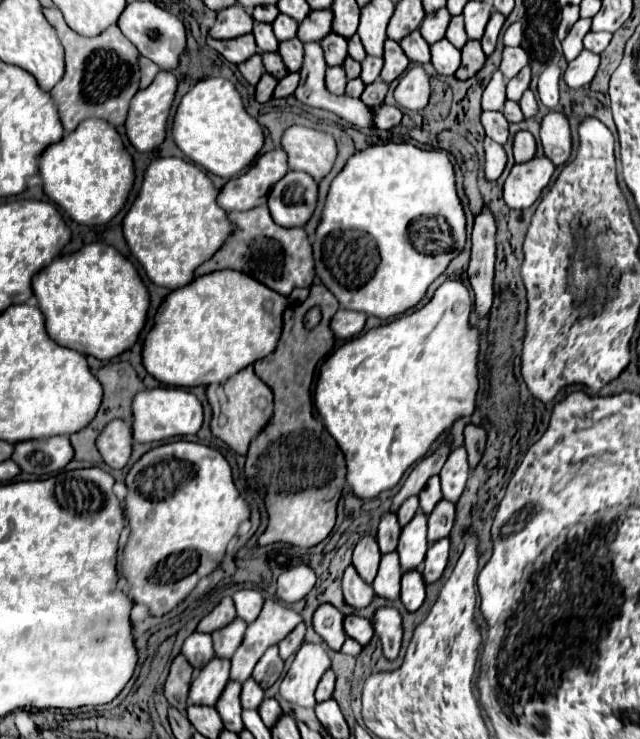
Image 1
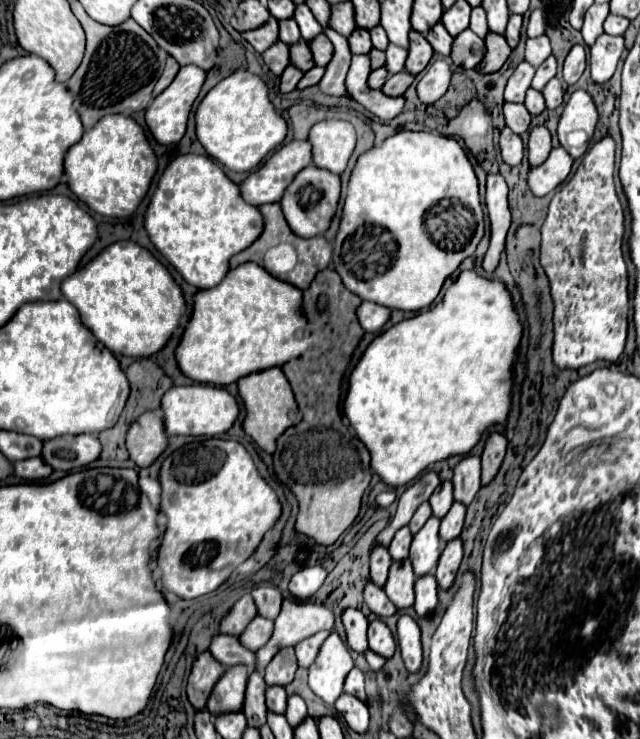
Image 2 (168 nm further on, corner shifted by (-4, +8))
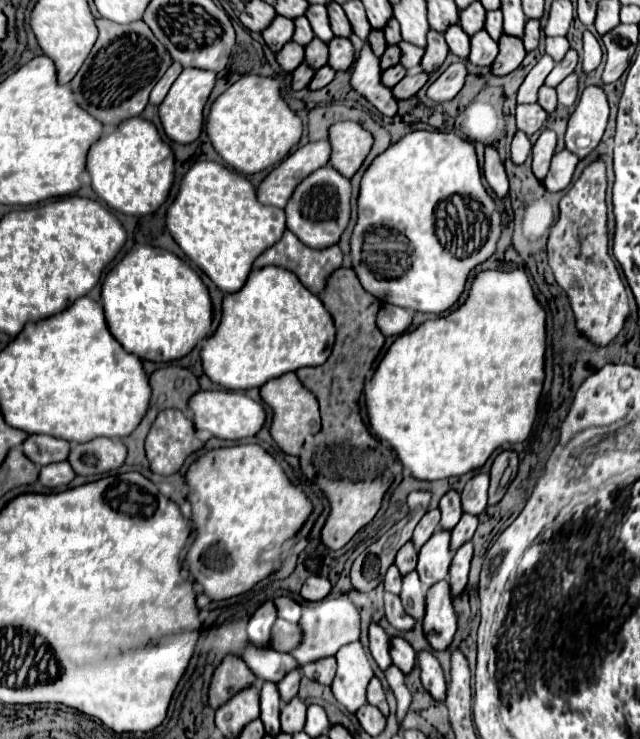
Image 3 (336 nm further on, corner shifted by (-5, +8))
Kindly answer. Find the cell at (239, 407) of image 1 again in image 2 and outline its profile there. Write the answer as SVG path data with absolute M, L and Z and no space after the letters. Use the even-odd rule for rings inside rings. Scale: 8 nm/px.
M269 368L269 370L263 370L263 372L255 372L251 376L245 376L237 384L239 384L239 394L241 394L245 408L247 408L247 418L243 420L245 432L249 436L253 436L253 440L265 452L273 454L275 446L277 446L277 436L281 436L293 424L301 422L301 412L297 408L289 380L285 378L281 368Z

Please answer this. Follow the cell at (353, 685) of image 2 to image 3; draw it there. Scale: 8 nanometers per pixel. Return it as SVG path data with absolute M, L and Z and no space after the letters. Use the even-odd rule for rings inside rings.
M372 678L368 682L368 688L366 688L366 700L376 706L384 716L388 716L388 704L386 704L386 698L384 698L384 690L382 690L382 684L378 678Z

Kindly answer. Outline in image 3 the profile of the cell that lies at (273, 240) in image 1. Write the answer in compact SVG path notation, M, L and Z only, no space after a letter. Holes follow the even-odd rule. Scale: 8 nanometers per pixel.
M286 228L284 234L282 234L282 238L278 240L278 244L270 246L268 250L264 250L264 252L254 260L252 268L264 268L264 266L270 266L270 264L294 272L294 274L300 278L300 282L302 282L312 294L318 296L318 294L322 294L322 290L324 290L324 280L326 280L326 276L332 274L332 272L342 264L342 252L340 252L340 248L338 248L336 244L334 244L334 246L328 246L328 248L322 248L322 250L312 250L312 248L304 246L304 244Z

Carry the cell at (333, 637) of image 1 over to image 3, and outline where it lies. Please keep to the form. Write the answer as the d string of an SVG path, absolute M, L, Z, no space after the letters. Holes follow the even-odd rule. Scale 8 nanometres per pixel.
M370 622L368 624L368 648L370 648L370 654L372 658L376 660L376 664L386 670L392 660L388 656L388 648L390 648L390 636L376 624L376 622Z

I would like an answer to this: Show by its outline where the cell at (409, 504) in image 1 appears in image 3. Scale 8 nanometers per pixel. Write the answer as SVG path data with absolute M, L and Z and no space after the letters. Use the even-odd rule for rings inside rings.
M428 510L422 520L418 522L418 526L414 528L414 536L412 536L412 542L416 548L420 548L428 536L432 536L436 530L438 530L438 522L440 522L440 510Z

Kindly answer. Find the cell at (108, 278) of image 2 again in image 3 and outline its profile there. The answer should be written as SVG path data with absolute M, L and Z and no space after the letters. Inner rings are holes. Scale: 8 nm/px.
M134 244L102 280L100 304L110 334L120 346L150 362L186 356L212 320L212 306L200 276L178 256L148 244Z

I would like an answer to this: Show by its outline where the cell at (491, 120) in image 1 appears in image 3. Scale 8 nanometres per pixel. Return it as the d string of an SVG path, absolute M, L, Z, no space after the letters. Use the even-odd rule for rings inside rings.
M518 104L516 106L516 128L524 134L532 136L546 120L546 112L540 108L540 104Z

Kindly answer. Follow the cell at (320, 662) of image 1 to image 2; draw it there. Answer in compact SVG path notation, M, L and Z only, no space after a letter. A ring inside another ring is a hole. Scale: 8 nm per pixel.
M333 632L319 650L315 664L309 668L309 688L325 700L327 706L333 706L335 700L345 692L343 684L347 674L355 668L349 646Z

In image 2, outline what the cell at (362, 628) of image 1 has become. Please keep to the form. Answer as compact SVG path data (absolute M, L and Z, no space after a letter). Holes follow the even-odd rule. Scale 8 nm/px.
M373 620L369 624L369 648L383 656L383 658L391 658L395 654L395 638L391 636L391 630L385 626L385 622L381 620Z

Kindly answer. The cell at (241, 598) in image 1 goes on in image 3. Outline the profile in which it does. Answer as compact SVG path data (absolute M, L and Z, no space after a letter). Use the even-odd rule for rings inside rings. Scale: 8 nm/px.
M280 596L280 598L274 598L274 604L276 604L280 618L284 618L288 622L298 622L298 616L300 616L300 604L298 602L294 602L288 596Z

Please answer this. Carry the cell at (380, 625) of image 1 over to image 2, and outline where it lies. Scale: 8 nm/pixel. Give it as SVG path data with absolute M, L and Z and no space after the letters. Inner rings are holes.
M403 614L397 622L397 636L401 646L401 656L405 660L405 666L409 672L421 672L423 668L423 648L421 648L421 632L417 622Z

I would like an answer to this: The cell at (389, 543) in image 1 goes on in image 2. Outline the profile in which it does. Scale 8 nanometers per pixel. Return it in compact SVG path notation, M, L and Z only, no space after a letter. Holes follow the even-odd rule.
M407 526L401 528L395 534L395 538L393 538L391 546L389 546L389 554L393 556L395 562L397 560L405 560L409 556L409 544L411 544L411 540L413 540L413 534L411 534L411 530Z

